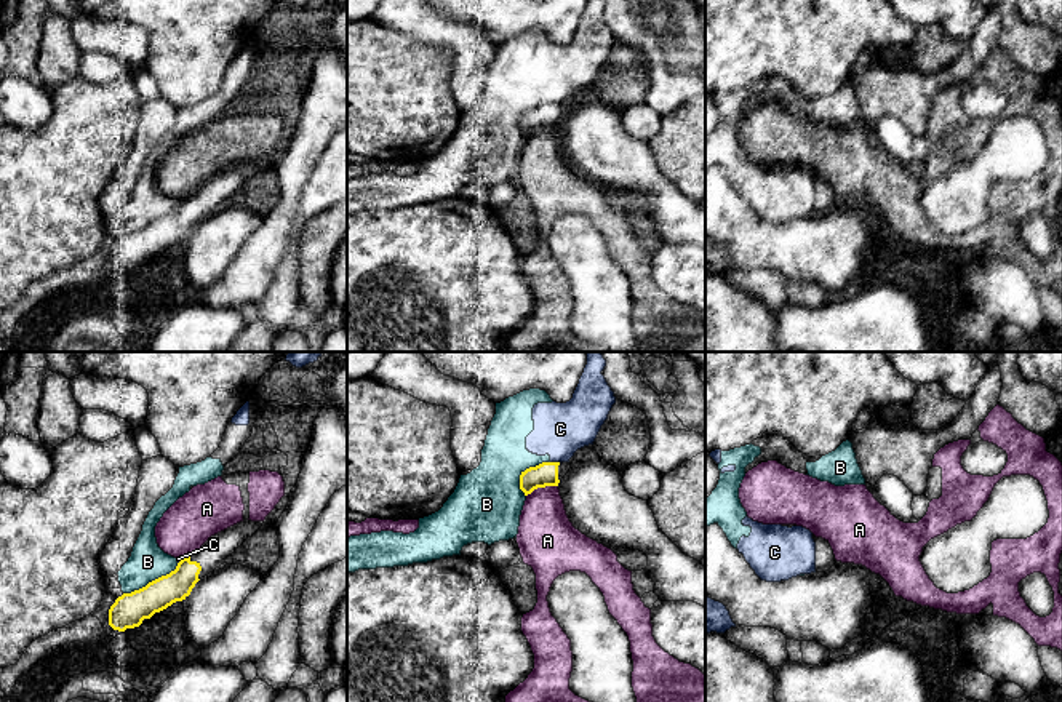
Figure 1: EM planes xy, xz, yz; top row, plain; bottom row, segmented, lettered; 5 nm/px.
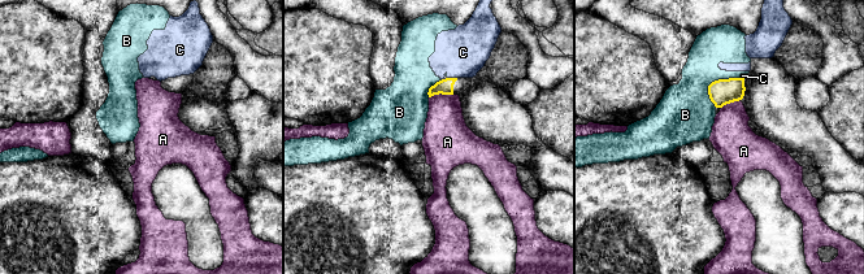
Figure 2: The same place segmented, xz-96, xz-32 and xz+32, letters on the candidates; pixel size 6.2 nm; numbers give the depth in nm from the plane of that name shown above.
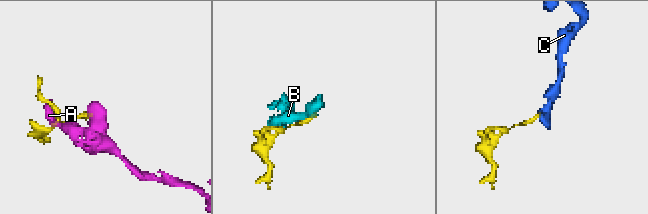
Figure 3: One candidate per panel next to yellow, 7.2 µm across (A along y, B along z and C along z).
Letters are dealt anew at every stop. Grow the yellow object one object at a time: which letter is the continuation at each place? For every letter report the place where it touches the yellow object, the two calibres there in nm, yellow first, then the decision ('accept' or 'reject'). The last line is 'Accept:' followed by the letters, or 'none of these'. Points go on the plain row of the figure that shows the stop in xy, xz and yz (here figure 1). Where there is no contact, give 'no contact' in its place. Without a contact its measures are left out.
A: meets yellow in xz at (541, 128); 120 nm thick on the yellow side, 280 nm on the other; reject
B: meets yellow in xy at (152, 223); 170 nm thick on the yellow side, 190 nm on the other; reject
C: meets yellow in xz at (555, 104); 120 nm thick on the yellow side, 280 nm on the other; reject
Accept: none of these

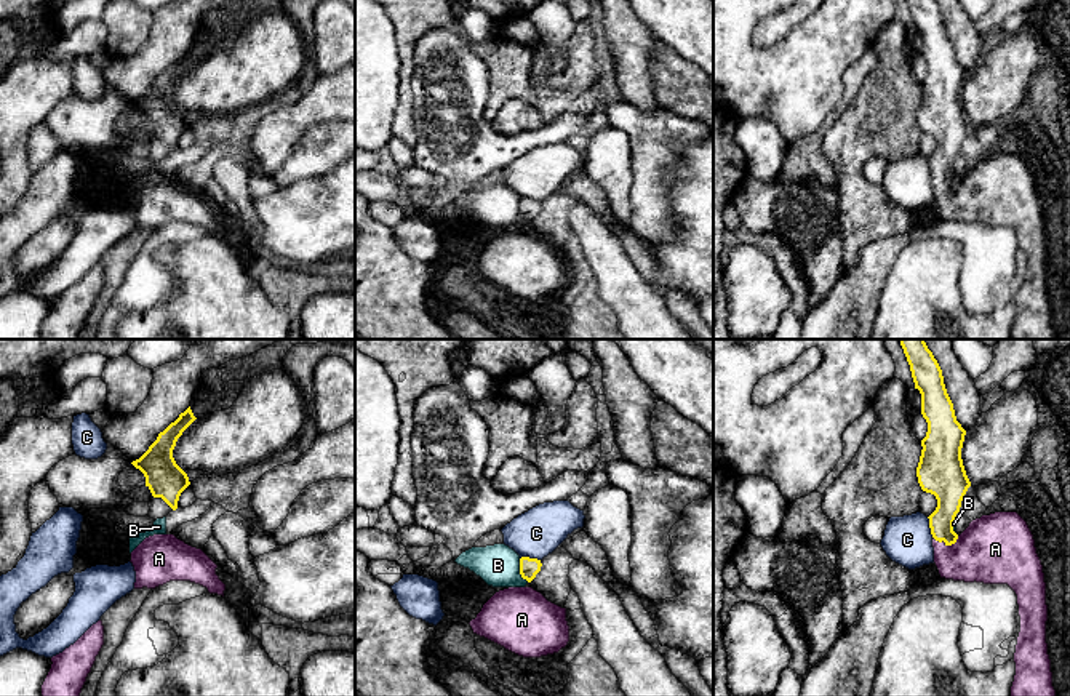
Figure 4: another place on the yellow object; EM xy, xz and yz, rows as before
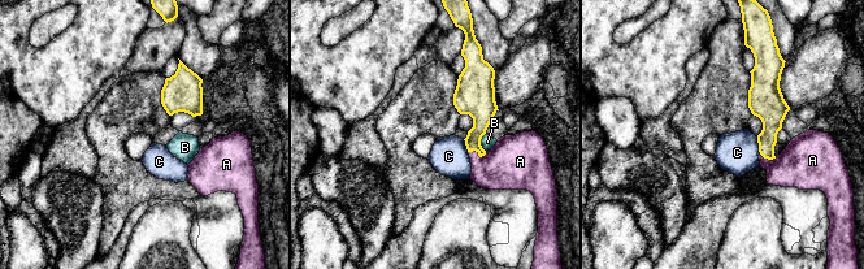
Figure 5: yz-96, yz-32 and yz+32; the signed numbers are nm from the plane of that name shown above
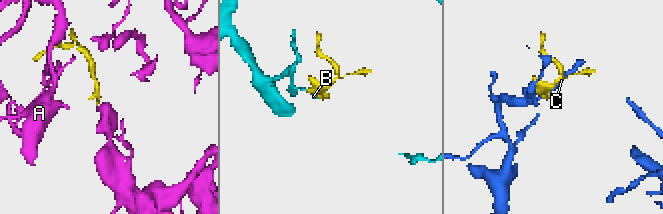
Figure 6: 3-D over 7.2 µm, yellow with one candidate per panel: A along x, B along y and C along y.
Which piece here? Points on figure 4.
A: meets yellow in yz at (946, 184); 140 nm thick on the yellow side, 360 nm on the other; accept
B: meets yellow in xz at (520, 213); 100 nm thick on the yellow side, 220 nm on the other; reject
C: meets yellow in xz at (528, 199); 100 nm thick on the yellow side, 240 nm on the other; reject
Accept: A

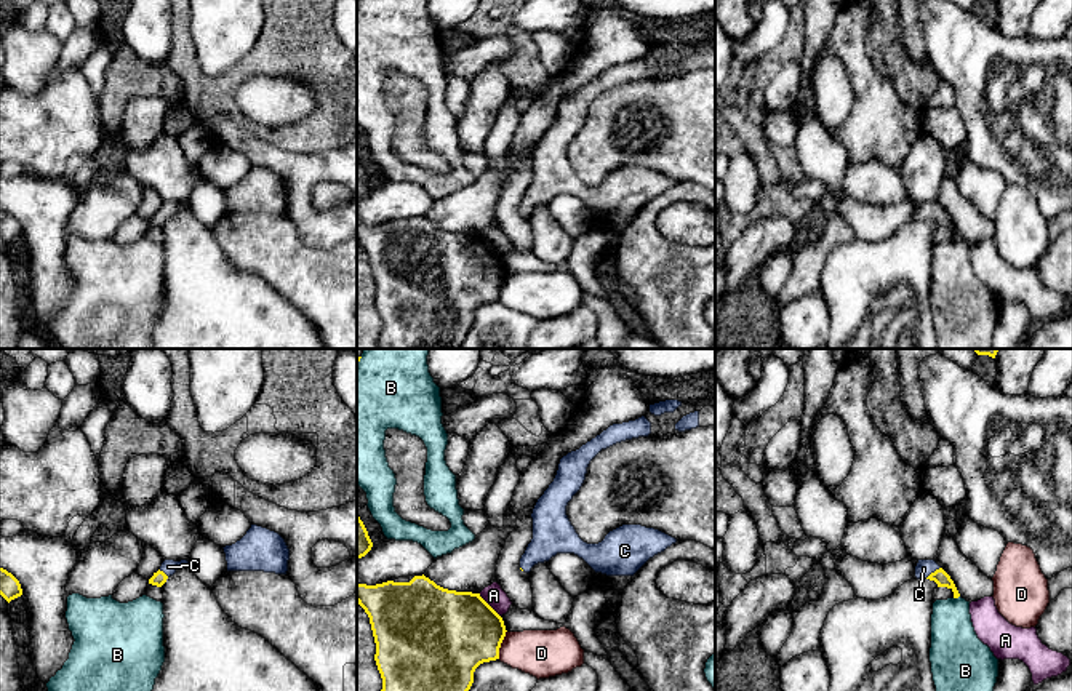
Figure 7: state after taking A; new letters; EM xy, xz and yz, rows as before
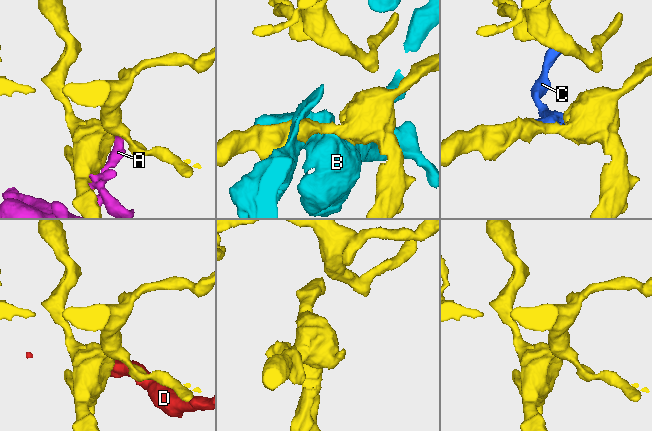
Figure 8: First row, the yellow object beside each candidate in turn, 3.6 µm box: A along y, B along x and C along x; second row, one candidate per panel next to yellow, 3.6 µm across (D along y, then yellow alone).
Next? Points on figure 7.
A: meets yellow in xz at (488, 247); 440 nm thick on the yellow side, 100 nm on the other; reject
B: meets yellow in yz at (956, 239); 80 nm thick on the yellow side, 240 nm on the other; reject
C: meets yellow in yz at (932, 215); 80 nm thick on the yellow side, 90 nm on the other; accept
D: meets yellow in xz at (500, 287); 420 nm thick on the yellow side, 240 nm on the other; reject
Accept: C

